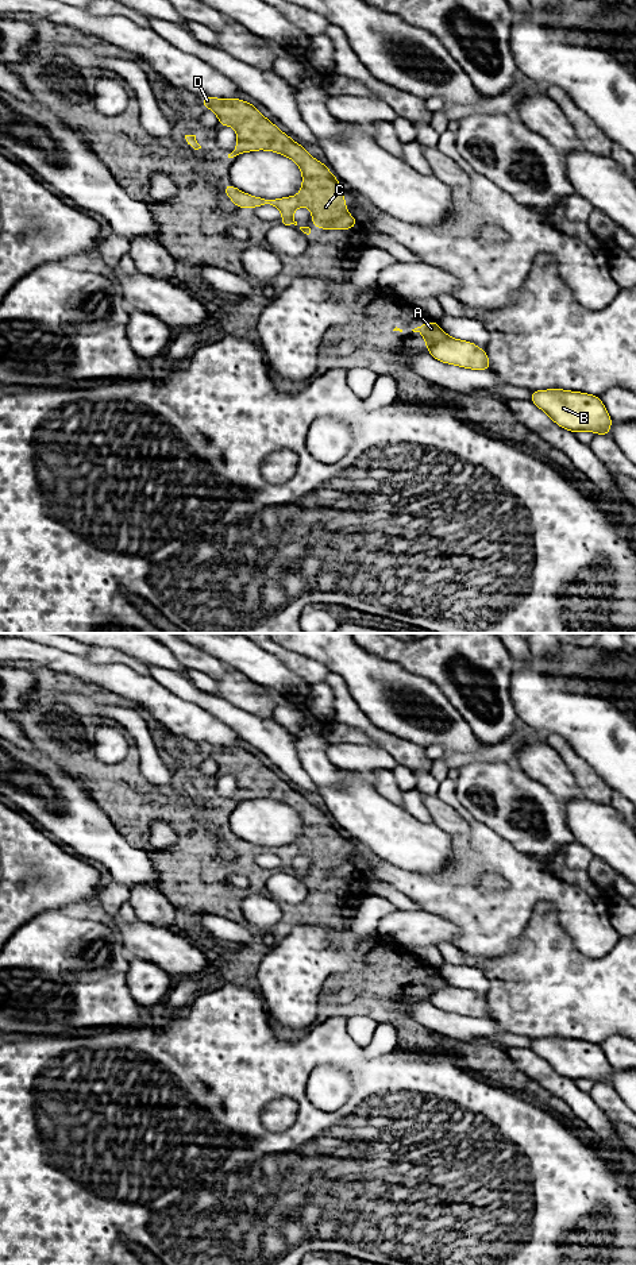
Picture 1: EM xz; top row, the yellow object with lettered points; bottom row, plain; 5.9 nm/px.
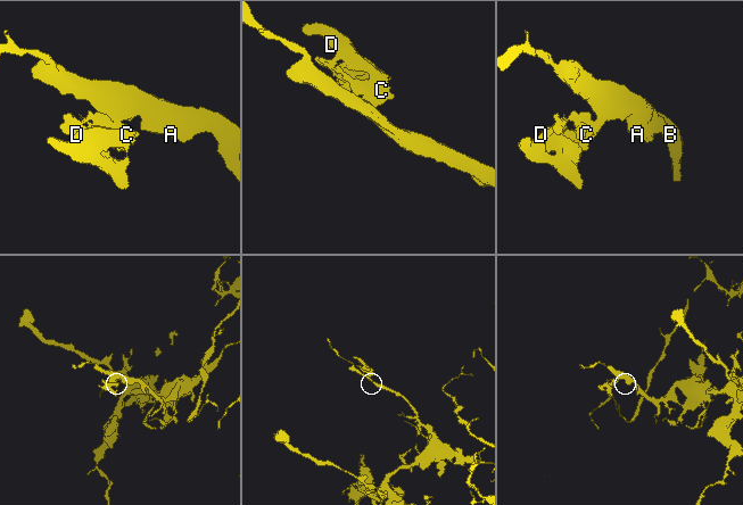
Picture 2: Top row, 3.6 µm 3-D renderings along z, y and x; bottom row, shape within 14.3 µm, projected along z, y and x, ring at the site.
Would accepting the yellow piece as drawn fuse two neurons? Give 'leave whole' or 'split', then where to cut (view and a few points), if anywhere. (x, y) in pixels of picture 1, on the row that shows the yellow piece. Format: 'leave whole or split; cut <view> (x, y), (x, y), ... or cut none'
split; cut xz (346, 213), (335, 219), (326, 228)

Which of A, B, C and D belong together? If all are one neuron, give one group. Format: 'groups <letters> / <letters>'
groups A B / C D

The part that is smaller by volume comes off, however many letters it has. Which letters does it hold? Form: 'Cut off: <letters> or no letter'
Cut off: C, D

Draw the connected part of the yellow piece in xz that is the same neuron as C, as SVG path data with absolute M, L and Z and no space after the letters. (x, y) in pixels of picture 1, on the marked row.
M201 97L201 107L212 109L219 117L219 127L232 126L238 135L235 150L228 154L234 158L247 151L266 150L290 158L302 173L302 186L297 196L282 198L254 197L231 184L223 186L236 208L257 208L271 205L281 209L281 220L285 225L294 224L293 212L305 205L312 212L316 228L327 228L335 220L347 215L343 189L327 163L321 163L309 155L304 146L296 143L266 119L251 103L240 99Z

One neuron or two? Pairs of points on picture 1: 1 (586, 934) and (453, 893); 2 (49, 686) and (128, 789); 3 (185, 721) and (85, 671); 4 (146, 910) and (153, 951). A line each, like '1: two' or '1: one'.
1: one
2: one
3: one
4: two

